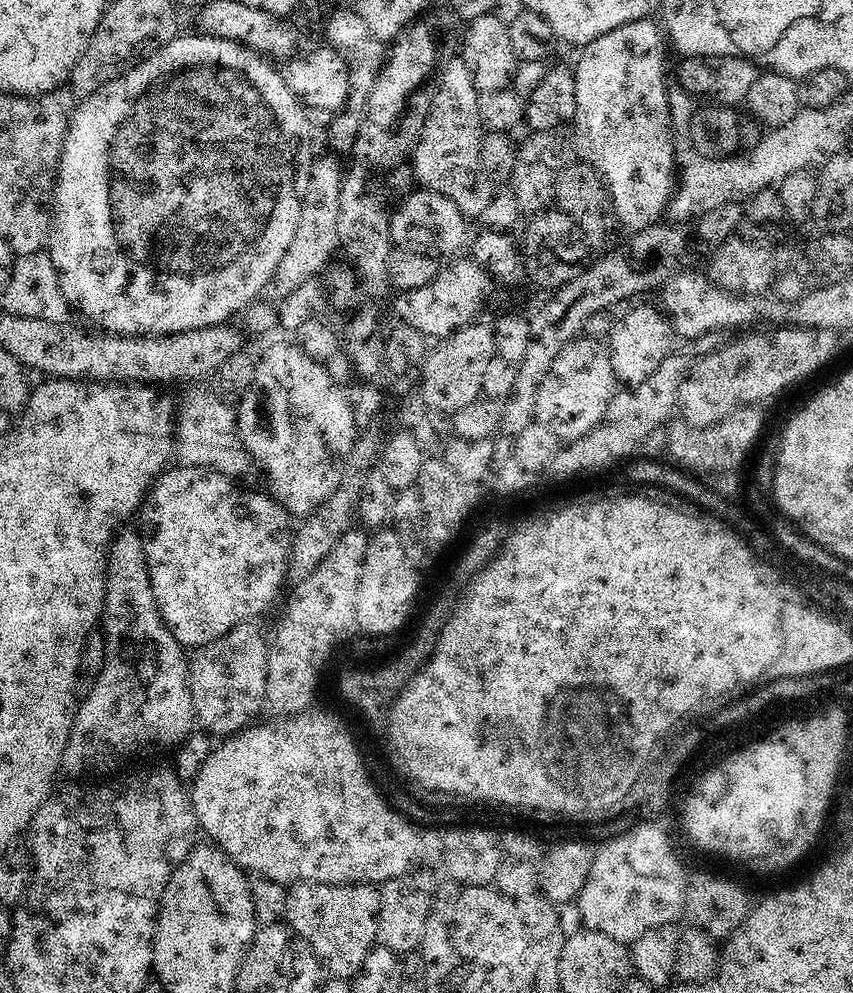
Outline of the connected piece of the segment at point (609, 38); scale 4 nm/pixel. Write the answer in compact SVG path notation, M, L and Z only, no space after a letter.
M645 18L626 22L598 38L594 38L589 44L583 45L580 57L574 63L574 98L576 99L576 113L570 125L571 135L574 137L576 151L599 173L607 189L611 211L615 213L617 221L624 224L628 230L637 228L649 228L650 225L657 223L665 215L669 199L674 192L674 161L671 146L671 122L670 110L667 108L667 86L669 81L664 78L664 44L666 48L666 36L659 23L655 24L655 19Z

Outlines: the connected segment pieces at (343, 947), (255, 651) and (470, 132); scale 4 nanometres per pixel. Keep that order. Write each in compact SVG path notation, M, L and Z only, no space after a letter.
M293 884L285 892L283 919L288 927L308 941L332 976L355 976L377 936L380 888L374 884Z
M236 622L231 625L227 630L219 633L211 642L203 645L199 649L200 652L196 657L191 657L188 664L188 689L190 690L190 698L192 699L192 711L198 724L201 724L208 732L213 732L216 738L227 738L229 736L235 736L236 733L241 732L244 728L249 727L257 719L256 716L259 712L265 711L264 707L264 695L266 694L266 670L268 669L268 645L269 641L266 636L263 636L254 625L248 624L252 622Z
M456 54L453 60L446 60L443 61L442 71L439 73L440 85L432 96L428 117L420 128L416 149L412 152L412 168L427 191L450 198L450 202L458 206L465 218L479 218L489 205L494 189L478 158L482 135L478 118L480 93L476 91L470 78L470 70L466 70L463 55Z

